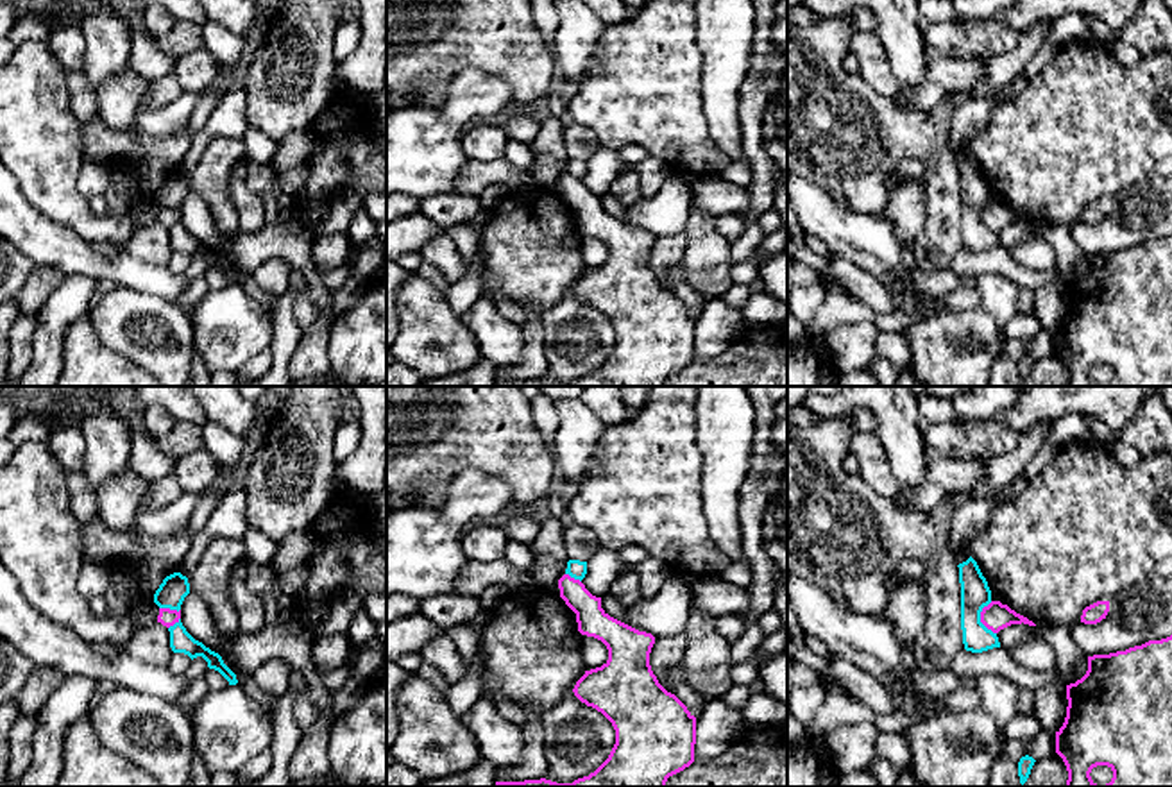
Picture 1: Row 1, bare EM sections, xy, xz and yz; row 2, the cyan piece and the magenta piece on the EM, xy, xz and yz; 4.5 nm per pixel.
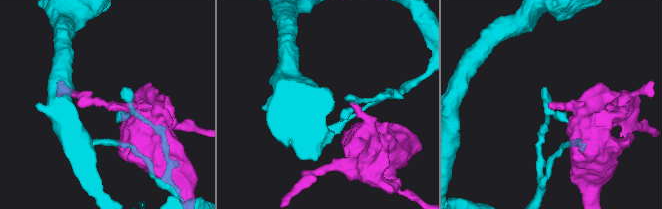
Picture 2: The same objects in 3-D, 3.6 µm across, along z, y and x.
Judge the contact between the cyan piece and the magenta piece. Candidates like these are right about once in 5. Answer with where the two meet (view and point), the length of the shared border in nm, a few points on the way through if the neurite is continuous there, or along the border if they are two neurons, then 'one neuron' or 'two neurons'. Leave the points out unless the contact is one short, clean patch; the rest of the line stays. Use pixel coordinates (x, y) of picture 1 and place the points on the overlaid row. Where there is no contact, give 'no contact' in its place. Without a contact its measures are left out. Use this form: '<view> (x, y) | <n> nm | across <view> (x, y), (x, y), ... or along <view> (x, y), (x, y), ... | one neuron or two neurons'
yz (979, 619) | 150 nm | along yz (990, 601), (981, 612), (981, 621), (995, 634) | two neurons

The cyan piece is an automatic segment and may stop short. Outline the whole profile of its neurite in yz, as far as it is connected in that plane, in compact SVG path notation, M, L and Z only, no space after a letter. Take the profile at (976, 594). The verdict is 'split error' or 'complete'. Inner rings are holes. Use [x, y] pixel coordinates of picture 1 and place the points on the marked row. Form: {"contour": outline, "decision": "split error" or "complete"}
{"contour": "M970 556L959 563L961 630L966 651L982 653L1000 647L997 633L981 622L981 612L991 603L991 590L977 562Z", "decision": "complete"}

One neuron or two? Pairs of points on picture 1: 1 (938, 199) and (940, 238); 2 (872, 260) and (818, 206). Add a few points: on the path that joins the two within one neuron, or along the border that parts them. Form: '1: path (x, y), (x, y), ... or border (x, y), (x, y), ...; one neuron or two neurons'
1: path (940, 208), (940, 229); one neuron
2: path (861, 245), (832, 220); one neuron

